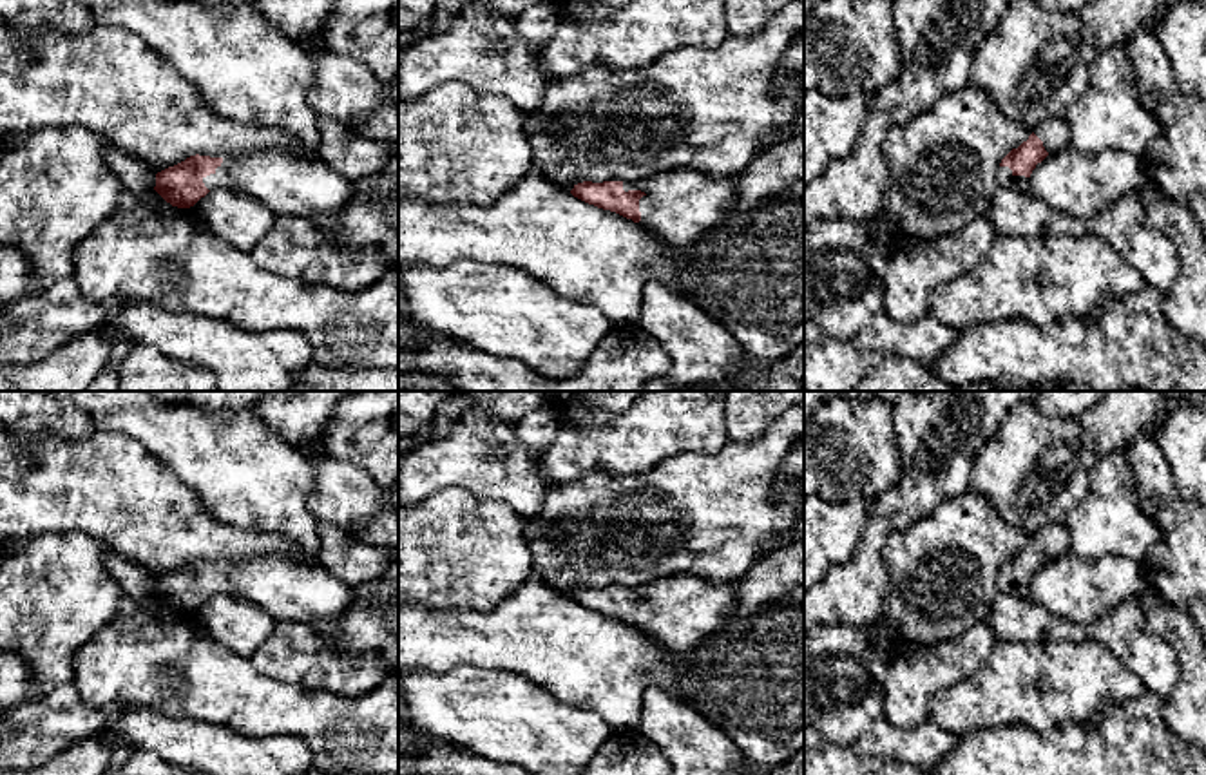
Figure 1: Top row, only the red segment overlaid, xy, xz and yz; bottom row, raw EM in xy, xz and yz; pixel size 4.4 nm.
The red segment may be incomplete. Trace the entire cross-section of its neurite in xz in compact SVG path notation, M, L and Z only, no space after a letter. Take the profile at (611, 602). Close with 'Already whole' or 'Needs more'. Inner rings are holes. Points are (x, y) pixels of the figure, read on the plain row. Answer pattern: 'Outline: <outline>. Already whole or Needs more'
Outline: M679 574L643 587L583 587L570 599L639 628L666 652L684 654L730 617L735 581L713 587L695 574Z. Needs more

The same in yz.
Outline: M1065 523L1047 525L1027 547L1012 554L1000 569L1001 596L1029 596L1029 583L1048 560L1070 552L1070 534Z. Needs more

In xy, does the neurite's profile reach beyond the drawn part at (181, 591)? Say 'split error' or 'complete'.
split error

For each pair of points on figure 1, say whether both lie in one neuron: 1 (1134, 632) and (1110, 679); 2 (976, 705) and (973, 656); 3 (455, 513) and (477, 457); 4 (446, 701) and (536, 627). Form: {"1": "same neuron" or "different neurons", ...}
{"1": "different neurons", "2": "different neurons", "3": "different neurons", "4": "different neurons"}

